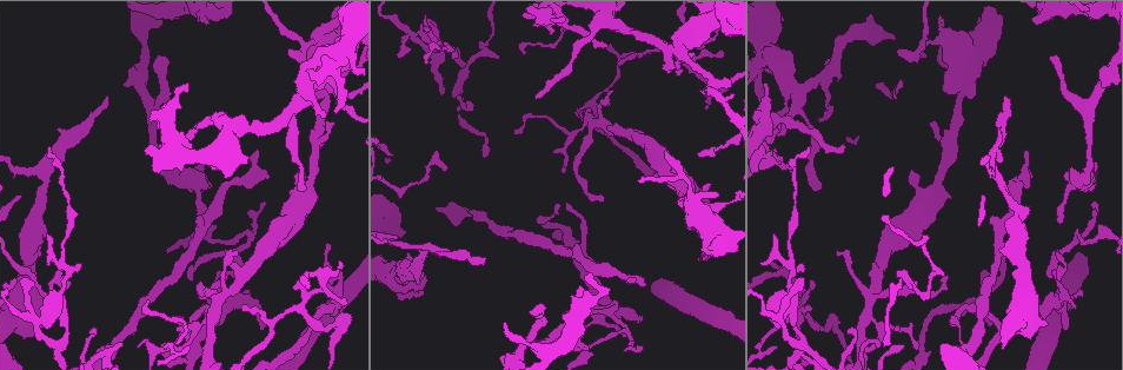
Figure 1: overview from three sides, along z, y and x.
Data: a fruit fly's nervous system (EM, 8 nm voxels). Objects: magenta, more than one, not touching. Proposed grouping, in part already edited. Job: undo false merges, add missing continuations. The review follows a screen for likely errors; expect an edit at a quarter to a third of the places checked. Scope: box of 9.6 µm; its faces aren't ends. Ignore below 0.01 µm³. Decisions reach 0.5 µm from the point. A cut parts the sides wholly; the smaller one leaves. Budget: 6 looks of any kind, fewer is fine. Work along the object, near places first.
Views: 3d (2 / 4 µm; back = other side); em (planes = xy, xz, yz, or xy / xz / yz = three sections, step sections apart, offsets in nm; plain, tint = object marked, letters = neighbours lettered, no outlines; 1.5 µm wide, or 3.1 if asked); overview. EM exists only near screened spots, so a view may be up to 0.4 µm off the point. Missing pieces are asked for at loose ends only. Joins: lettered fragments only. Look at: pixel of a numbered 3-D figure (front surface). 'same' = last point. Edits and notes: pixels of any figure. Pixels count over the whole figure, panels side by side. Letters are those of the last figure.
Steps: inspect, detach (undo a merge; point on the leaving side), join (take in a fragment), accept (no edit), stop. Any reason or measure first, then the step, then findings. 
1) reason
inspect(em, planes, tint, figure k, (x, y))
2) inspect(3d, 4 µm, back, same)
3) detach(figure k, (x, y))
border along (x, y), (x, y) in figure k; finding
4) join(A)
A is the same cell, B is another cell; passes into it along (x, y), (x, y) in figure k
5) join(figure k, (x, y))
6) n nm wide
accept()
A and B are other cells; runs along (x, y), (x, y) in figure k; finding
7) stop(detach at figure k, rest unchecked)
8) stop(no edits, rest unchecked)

calibre changes
inspect(3d, 2 µm, figure 1, (229, 302))

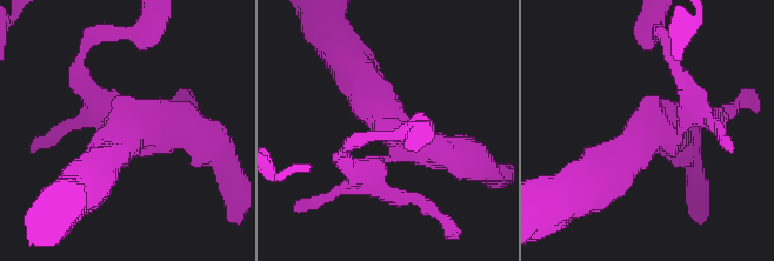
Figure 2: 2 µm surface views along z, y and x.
inspect(em, planes, plain, figure 2, (130, 134))

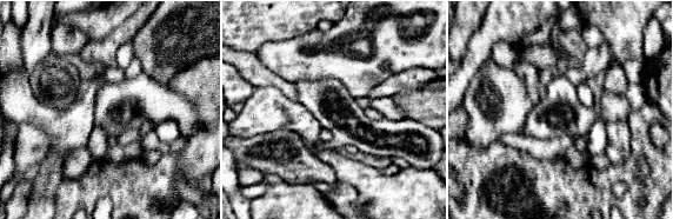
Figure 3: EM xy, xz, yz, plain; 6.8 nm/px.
inspect(em, planes, letters, same)

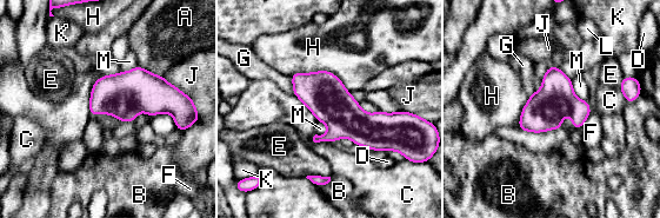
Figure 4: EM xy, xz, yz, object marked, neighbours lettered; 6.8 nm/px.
H touches over 440 nm
accept()
A, B, C, D, E, F, G, H, J, K, L and M are other cells; runs along (294, 77), (348, 120), (399, 119) in figure 4; continuous, no second neuron

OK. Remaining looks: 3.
tapers out
inspect(3d, 4 µm, figure 1, (645, 283))

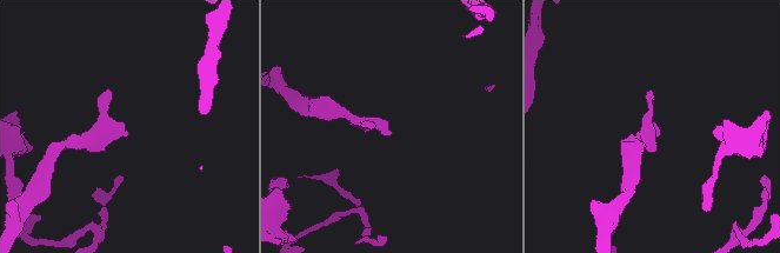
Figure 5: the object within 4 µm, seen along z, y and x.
now the EM
inspect(em, yz, step 4, letters, figure 5, (391, 134))

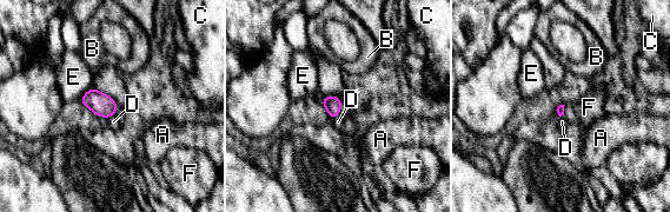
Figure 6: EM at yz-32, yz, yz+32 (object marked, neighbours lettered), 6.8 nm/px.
cut it another way
inspect(em, planes, letters, same)

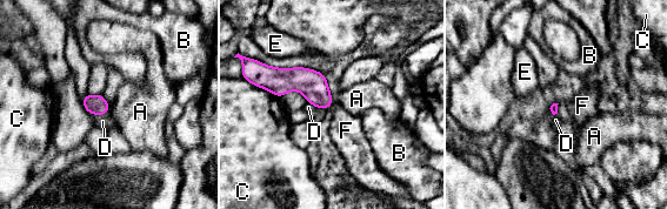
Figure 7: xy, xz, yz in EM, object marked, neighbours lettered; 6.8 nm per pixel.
join(F)
F is the same cell, A, B, C, D and E are other cells; passes into it along (313, 85), (329, 106), (346, 130) in figure 7; the neuron continues

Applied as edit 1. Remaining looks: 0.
stop(join at figure 7, rest unchecked)

